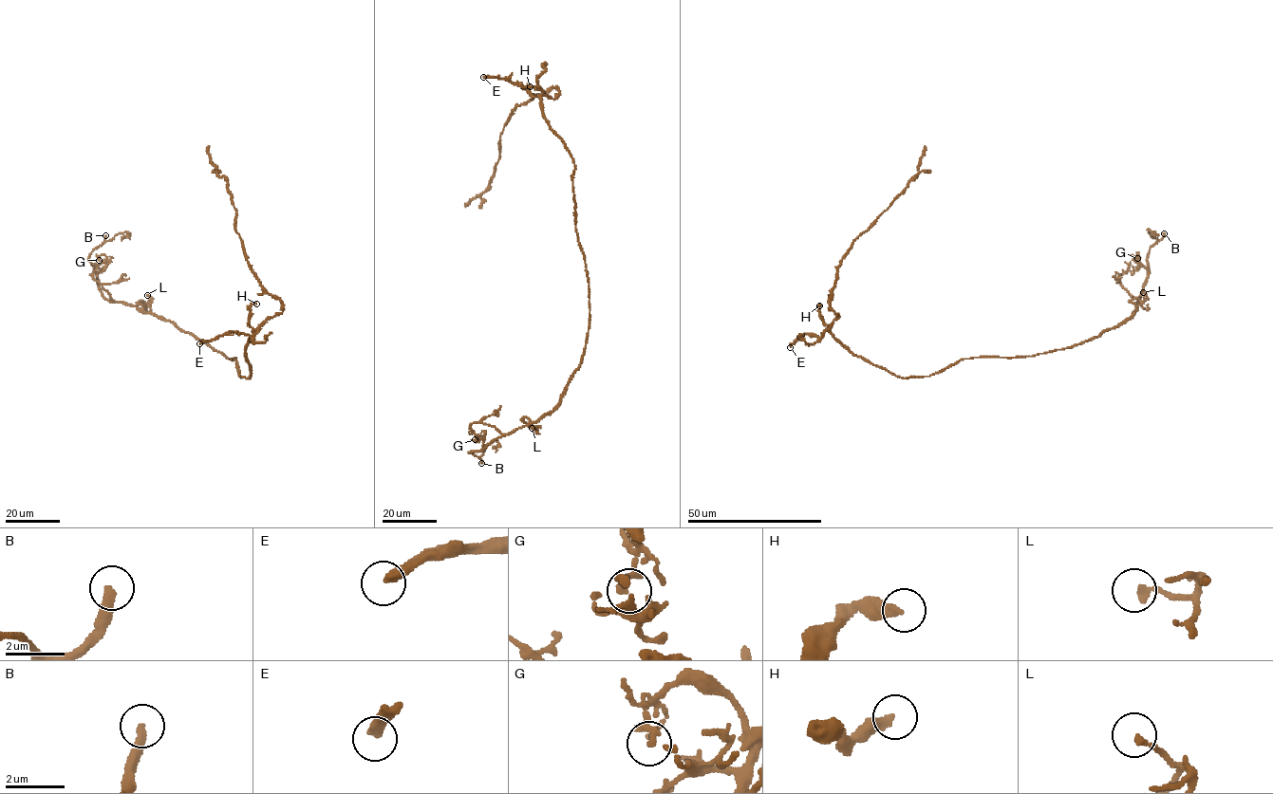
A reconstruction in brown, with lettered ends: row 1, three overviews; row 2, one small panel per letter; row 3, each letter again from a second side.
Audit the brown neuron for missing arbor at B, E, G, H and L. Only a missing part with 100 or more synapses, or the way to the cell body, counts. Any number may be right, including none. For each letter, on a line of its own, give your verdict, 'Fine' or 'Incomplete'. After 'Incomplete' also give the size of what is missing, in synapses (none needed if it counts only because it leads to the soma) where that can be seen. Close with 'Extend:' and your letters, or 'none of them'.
B: Incomplete
E: Incomplete. Roughly 300 synapses
G: Fine
H: Fine
L: Fine
Extend: B, E

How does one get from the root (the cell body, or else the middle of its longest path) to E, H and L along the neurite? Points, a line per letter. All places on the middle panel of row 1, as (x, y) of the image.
E: (575, 212), (573, 159), (546, 120), (540, 89), (515, 84), (496, 77), (483, 77)
H: (575, 212), (573, 159), (562, 139), (551, 127), (539, 98), (524, 88), (530, 86)
L: (575, 212), (575, 231), (589, 284), (586, 348), (561, 402), (535, 421), (522, 419), (538, 428), (532, 428)

